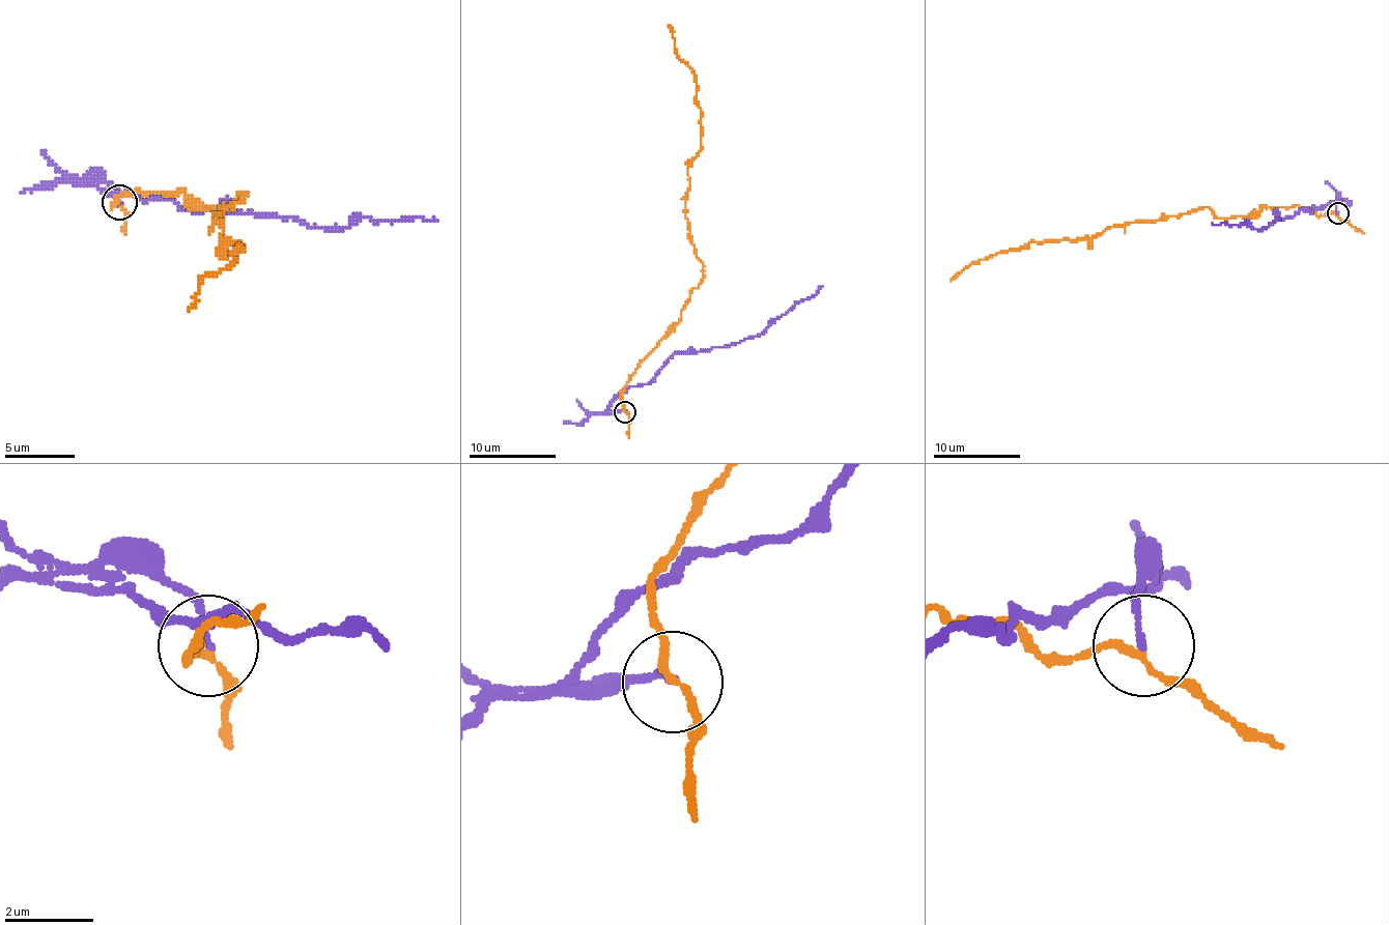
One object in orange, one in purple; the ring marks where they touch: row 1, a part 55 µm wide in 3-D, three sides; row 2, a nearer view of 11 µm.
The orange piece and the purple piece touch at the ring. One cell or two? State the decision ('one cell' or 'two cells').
two cells

